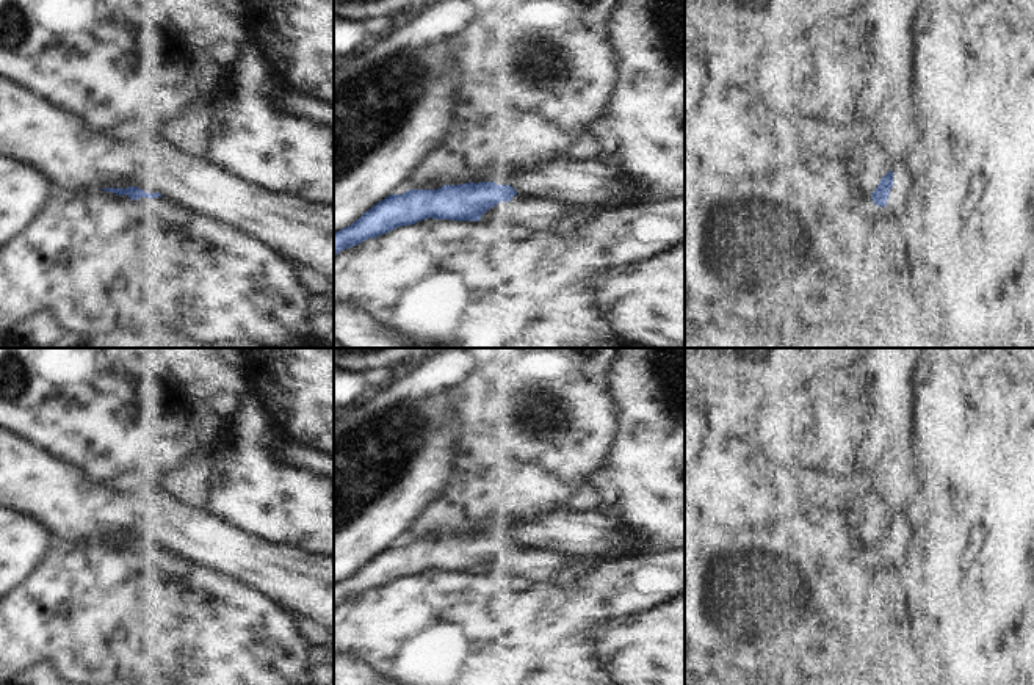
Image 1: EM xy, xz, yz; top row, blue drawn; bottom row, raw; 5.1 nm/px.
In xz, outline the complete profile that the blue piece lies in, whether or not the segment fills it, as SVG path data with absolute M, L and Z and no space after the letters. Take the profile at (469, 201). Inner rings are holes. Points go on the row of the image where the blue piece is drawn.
M495 182L409 190L403 194L387 196L351 226L335 232L334 256L368 238L428 218L509 223L528 226L533 232L547 232L566 227L572 208L573 205L566 202L520 194L511 185Z

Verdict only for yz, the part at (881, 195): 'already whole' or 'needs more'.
needs more

